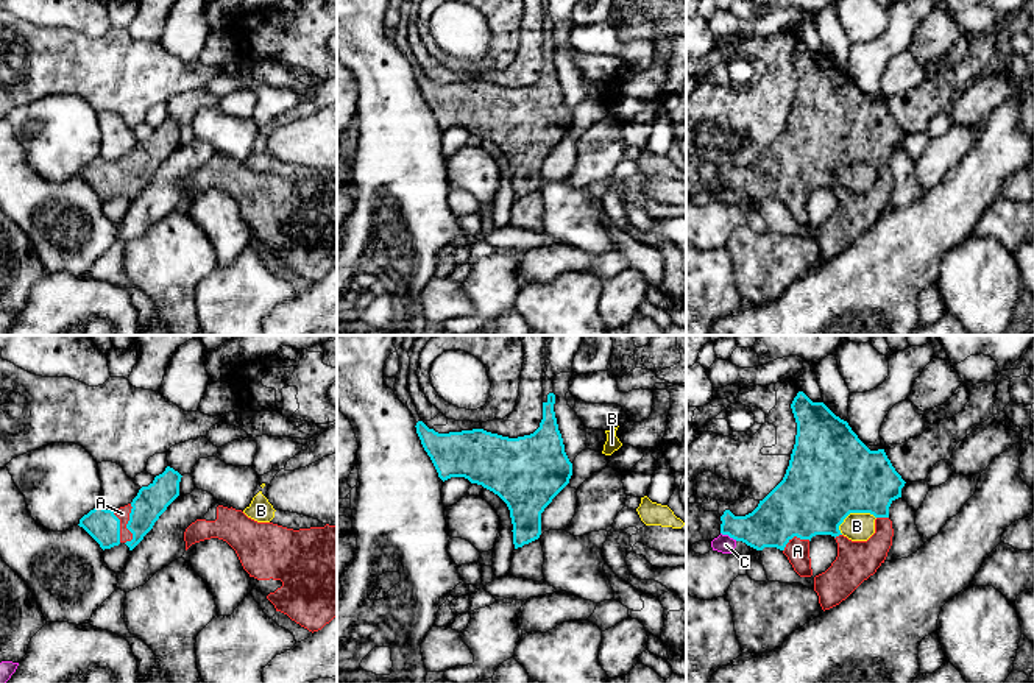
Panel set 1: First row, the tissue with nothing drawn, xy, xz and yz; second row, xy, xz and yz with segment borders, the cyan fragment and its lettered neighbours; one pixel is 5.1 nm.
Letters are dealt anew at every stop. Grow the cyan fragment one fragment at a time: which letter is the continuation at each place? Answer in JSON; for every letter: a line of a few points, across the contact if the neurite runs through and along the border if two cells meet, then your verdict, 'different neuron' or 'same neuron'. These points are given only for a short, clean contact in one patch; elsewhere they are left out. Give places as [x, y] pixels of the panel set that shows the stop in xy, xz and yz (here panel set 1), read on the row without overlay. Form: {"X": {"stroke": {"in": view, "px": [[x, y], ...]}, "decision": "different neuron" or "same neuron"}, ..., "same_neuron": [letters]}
{"A": {"decision": "same neuron"}, "B": {"decision": "different neuron"}, "C": {"stroke": {"in": "yz", "px": [[721, 183], [736, 191]]}, "decision": "different neuron"}, "same_neuron": ["A"]}

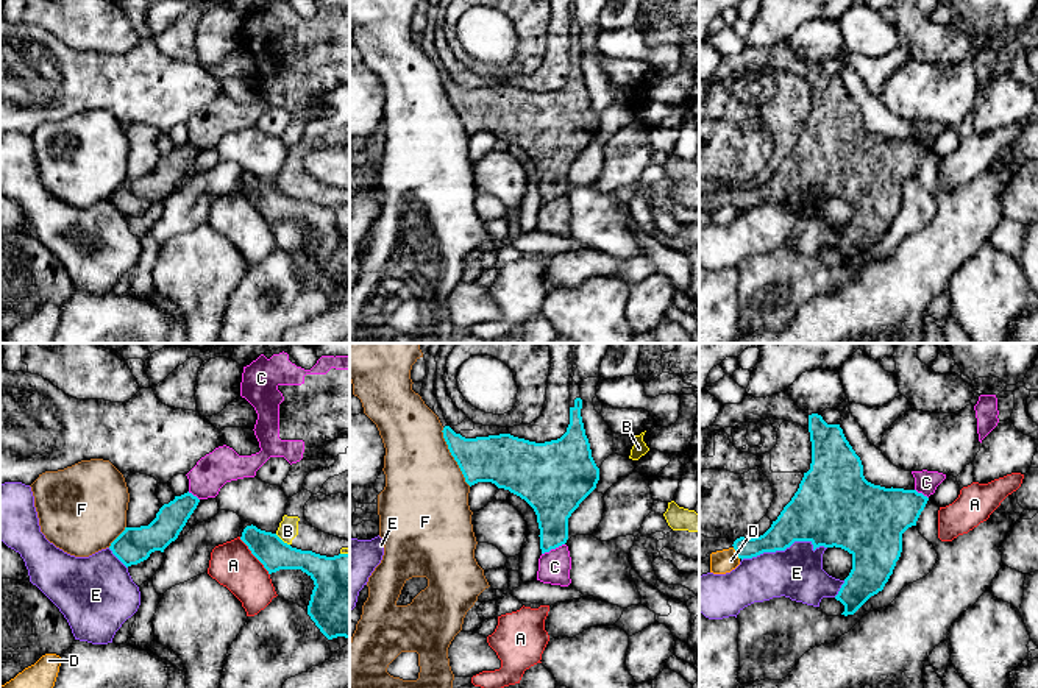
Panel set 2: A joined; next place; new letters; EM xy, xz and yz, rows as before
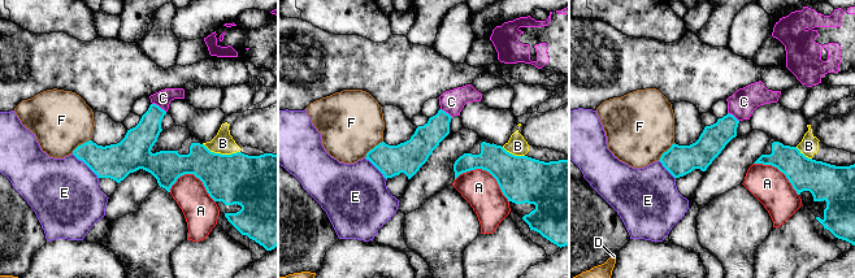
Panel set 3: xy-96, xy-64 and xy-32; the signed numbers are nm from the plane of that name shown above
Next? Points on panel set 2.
{"A": {"decision": "different neuron"}, "B": {"decision": "different neuron"}, "C": {"stroke": {"in": "xz", "px": [[564, 194], [542, 205]]}, "decision": "different neuron"}, "D": {"stroke": {"in": "yz", "px": [[732, 198], [739, 209]]}, "decision": "different neuron"}, "E": {"decision": "different neuron"}, "F": {"decision": "different neuron"}, "same_neuron": []}

